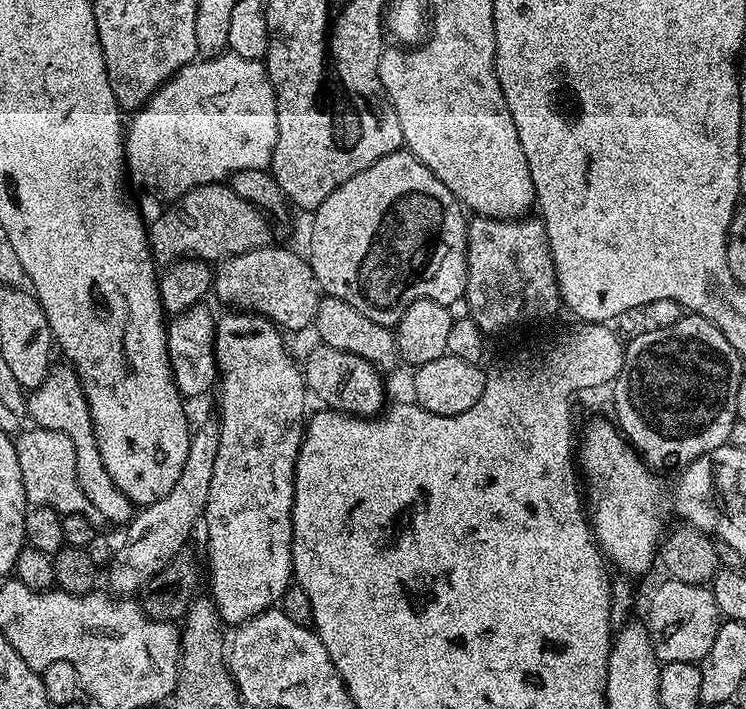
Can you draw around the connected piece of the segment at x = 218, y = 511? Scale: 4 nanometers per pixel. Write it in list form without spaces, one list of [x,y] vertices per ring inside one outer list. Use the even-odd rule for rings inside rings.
[[[228,310],[223,317],[222,315],[216,322],[216,363],[218,365],[218,393],[220,392],[220,416],[218,415],[218,423],[220,426],[220,437],[218,438],[218,454],[214,458],[214,478],[210,478],[210,498],[206,502],[206,510],[202,517],[203,527],[208,527],[208,576],[206,572],[206,580],[212,583],[212,592],[210,591],[210,599],[216,603],[216,609],[220,615],[221,621],[225,625],[232,624],[231,626],[239,626],[241,624],[247,624],[256,616],[259,616],[261,612],[267,612],[284,596],[284,591],[288,588],[288,583],[293,583],[294,577],[292,574],[292,495],[294,494],[294,486],[292,481],[296,474],[296,459],[300,453],[300,444],[304,440],[304,430],[306,427],[306,411],[304,412],[304,396],[306,397],[306,387],[304,380],[304,373],[299,363],[292,361],[292,356],[288,353],[288,348],[284,345],[285,337],[282,335],[281,329],[277,328],[271,320],[265,318],[265,316],[257,316],[255,312],[249,312],[247,310]]]

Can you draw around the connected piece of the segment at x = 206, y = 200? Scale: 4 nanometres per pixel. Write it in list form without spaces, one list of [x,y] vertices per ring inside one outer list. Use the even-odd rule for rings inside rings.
[[[227,183],[203,184],[185,192],[174,206],[168,206],[153,224],[147,225],[148,247],[152,250],[152,259],[160,266],[185,258],[220,262],[249,248],[265,247],[272,236],[268,224],[269,217],[240,198]]]

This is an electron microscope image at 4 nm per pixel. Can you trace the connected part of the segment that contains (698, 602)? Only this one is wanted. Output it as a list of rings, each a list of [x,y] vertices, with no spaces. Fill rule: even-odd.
[[[665,579],[665,584],[660,584],[656,588],[656,593],[652,596],[652,601],[648,604],[648,617],[646,623],[648,633],[654,646],[654,654],[664,664],[670,662],[690,662],[695,664],[704,659],[710,650],[710,645],[714,642],[714,634],[718,634],[722,617],[718,610],[718,602],[714,602],[714,594],[711,587],[702,584],[687,584],[677,580]]]

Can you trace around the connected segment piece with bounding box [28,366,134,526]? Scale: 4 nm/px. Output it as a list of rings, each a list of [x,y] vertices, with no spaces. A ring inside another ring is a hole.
[[[58,366],[51,369],[43,385],[29,393],[28,412],[34,420],[33,425],[50,431],[60,431],[72,440],[76,452],[78,486],[82,488],[84,495],[99,512],[103,521],[108,520],[114,523],[111,524],[114,526],[127,525],[134,515],[134,505],[114,486],[113,479],[101,460],[101,452],[98,450],[93,422],[89,416],[88,403],[80,380],[72,369],[64,368]]]

